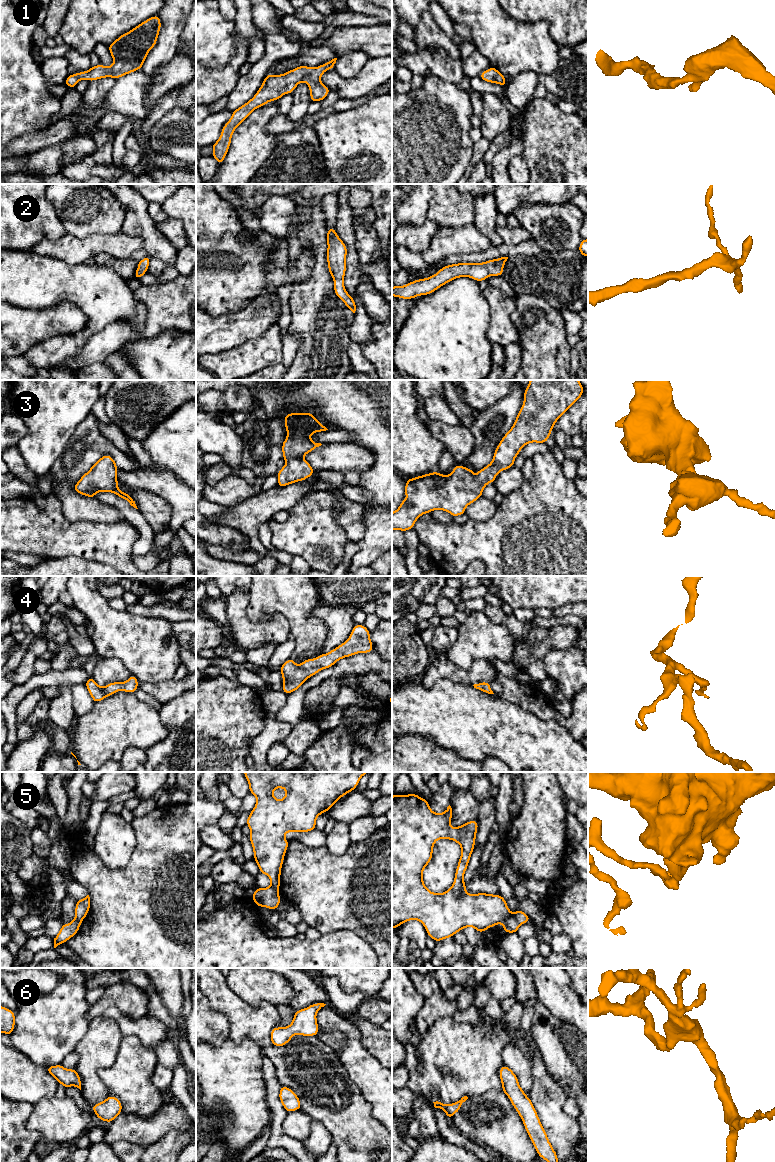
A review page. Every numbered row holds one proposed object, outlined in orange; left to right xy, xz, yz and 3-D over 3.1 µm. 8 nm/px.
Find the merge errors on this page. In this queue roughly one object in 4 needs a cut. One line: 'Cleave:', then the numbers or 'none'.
Cleave: 5

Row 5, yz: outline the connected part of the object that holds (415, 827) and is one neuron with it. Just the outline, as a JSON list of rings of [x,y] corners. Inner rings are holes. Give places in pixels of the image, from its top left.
[[[415,793],[392,796],[392,929],[410,921],[420,921],[428,937],[436,942],[453,937],[463,928],[473,927],[479,933],[504,923],[511,915],[506,899],[501,895],[466,892],[464,874],[475,846],[477,820],[471,820],[456,828],[450,826],[452,808],[434,813],[429,802]],[[438,839],[450,839],[461,846],[461,856],[454,882],[444,893],[433,893],[423,881],[423,870],[430,863],[433,846]]]

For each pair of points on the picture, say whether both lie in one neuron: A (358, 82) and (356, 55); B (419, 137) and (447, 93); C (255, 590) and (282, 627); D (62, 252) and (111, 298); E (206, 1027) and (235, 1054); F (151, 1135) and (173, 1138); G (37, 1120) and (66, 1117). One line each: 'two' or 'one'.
A: two
B: one
C: two
D: two
E: two
F: two
G: one

